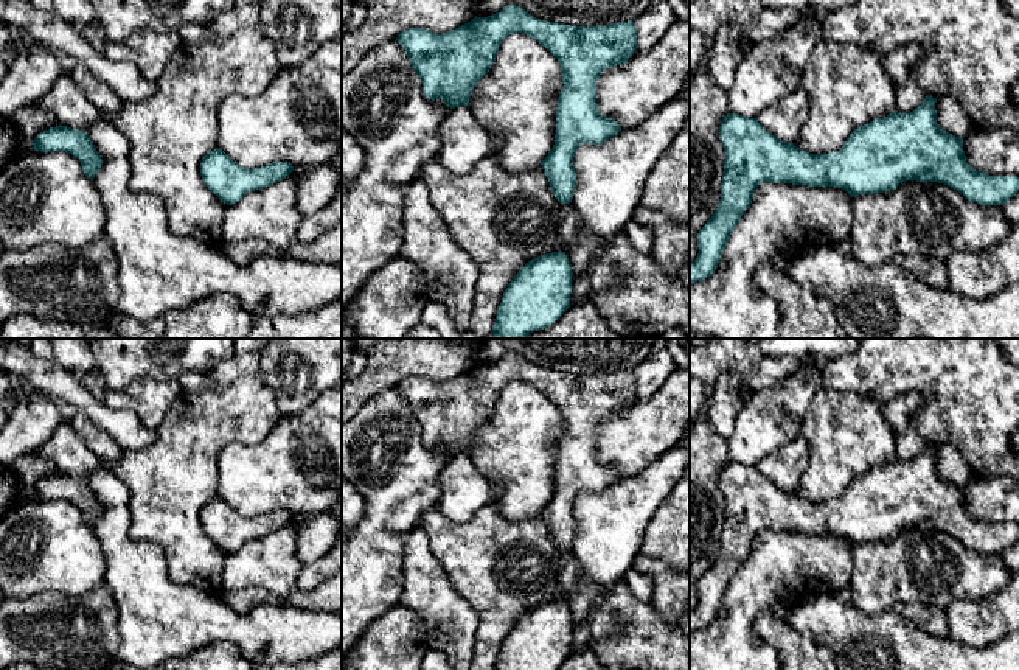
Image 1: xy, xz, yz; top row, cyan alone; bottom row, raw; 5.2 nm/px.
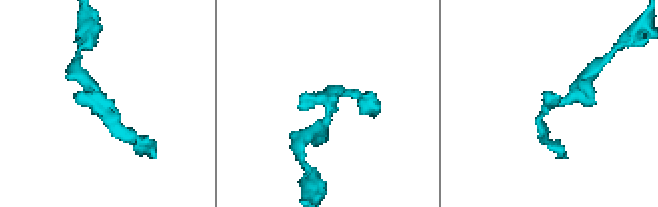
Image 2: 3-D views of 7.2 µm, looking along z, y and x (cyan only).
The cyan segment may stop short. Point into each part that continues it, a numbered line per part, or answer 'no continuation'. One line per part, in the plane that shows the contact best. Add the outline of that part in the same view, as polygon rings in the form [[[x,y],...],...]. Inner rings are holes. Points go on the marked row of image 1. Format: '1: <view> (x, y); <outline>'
no continuation

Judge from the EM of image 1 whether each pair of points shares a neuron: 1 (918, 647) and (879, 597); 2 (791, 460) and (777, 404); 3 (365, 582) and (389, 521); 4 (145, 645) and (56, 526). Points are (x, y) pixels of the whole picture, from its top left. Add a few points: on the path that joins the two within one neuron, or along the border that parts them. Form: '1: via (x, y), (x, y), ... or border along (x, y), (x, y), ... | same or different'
1: border along (853, 603), (867, 613), (892, 610) | different
2: border along (800, 434), (771, 451), (757, 465) | different
3: via (365, 566), (378, 537) | same
4: border along (103, 546), (104, 583) | different

